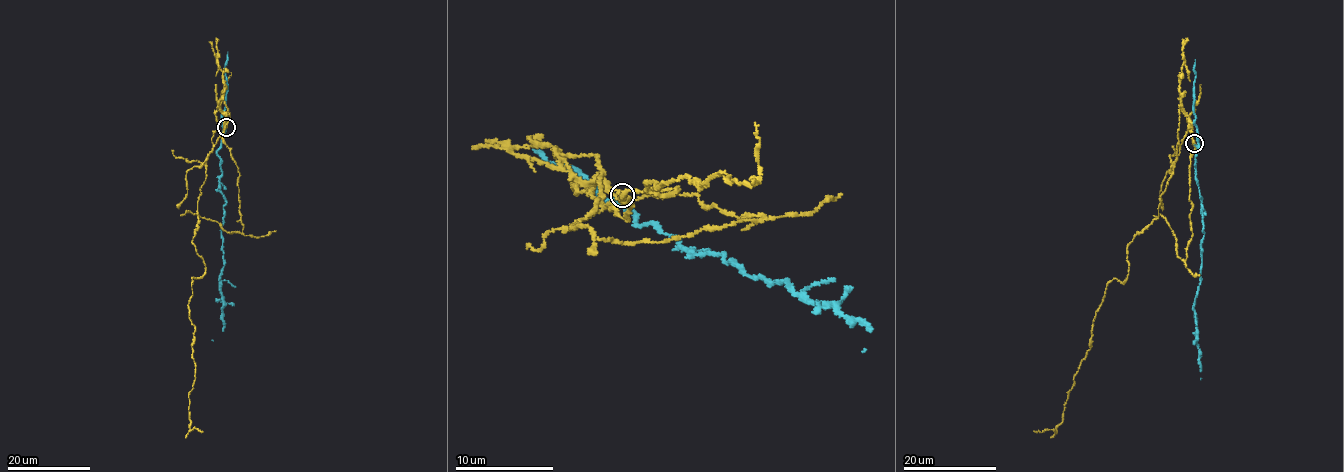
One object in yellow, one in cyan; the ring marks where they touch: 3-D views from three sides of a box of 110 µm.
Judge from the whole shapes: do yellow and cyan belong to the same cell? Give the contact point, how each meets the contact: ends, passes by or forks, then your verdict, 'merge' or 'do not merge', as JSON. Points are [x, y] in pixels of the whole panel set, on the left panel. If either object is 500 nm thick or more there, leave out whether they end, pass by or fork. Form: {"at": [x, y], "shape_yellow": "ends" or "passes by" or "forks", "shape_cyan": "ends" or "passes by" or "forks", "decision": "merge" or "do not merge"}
{"at": [226, 127], "shape_yellow": "ends", "shape_cyan": "ends", "decision": "do not merge"}

